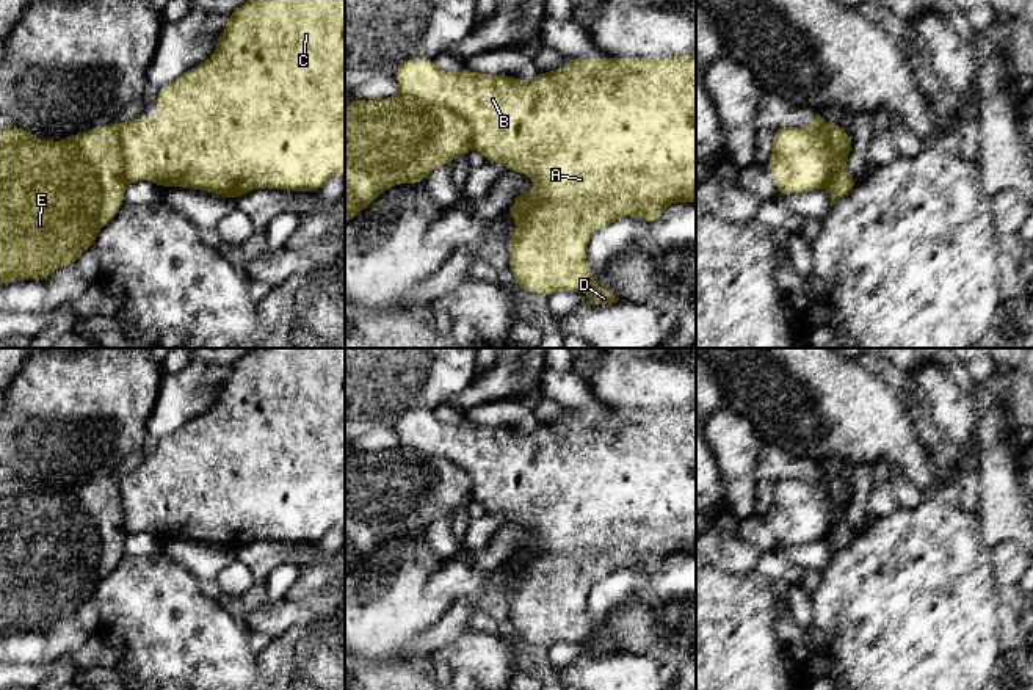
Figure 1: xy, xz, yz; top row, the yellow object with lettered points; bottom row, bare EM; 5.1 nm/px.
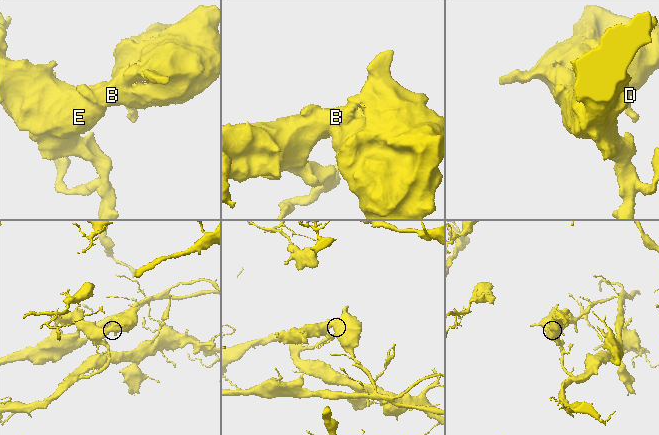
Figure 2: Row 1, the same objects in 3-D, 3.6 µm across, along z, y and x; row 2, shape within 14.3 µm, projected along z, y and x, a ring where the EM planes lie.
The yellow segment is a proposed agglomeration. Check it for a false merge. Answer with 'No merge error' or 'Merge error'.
Merge error

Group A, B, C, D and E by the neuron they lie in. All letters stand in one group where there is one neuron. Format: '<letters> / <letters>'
A B C D / E

